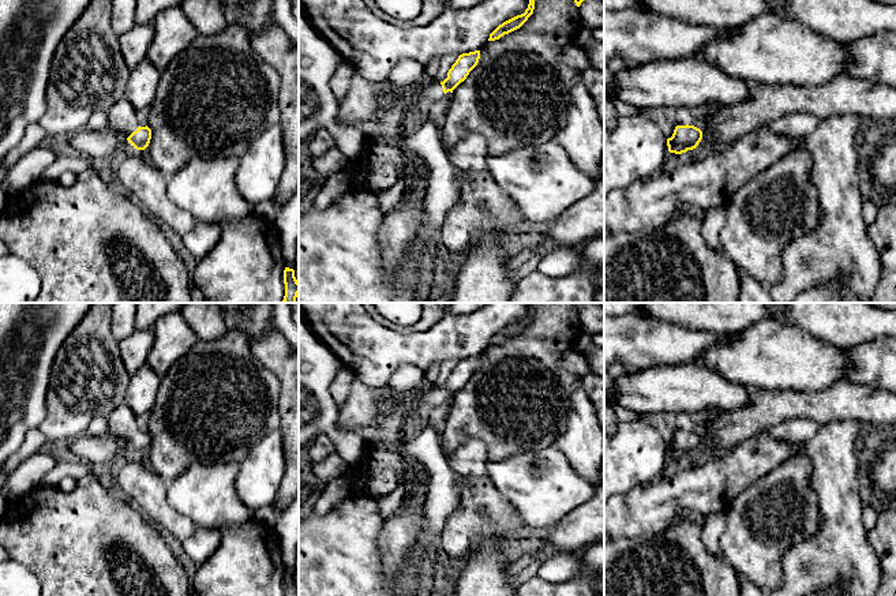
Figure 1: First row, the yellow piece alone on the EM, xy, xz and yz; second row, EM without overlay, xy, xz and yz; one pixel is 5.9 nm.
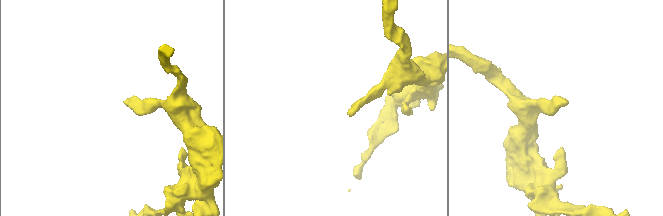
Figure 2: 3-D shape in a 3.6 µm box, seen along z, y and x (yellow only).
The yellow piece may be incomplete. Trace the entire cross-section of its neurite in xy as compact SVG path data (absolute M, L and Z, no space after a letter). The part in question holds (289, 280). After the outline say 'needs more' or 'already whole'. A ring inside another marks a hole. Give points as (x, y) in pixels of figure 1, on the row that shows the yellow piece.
M285 267L284 270L285 296L282 303L297 303L299 281L295 277L295 270Z | already whole

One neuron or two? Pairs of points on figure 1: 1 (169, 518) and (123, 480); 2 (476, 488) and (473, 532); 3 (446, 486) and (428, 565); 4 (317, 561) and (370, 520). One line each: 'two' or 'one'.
1: one
2: one
3: one
4: one

